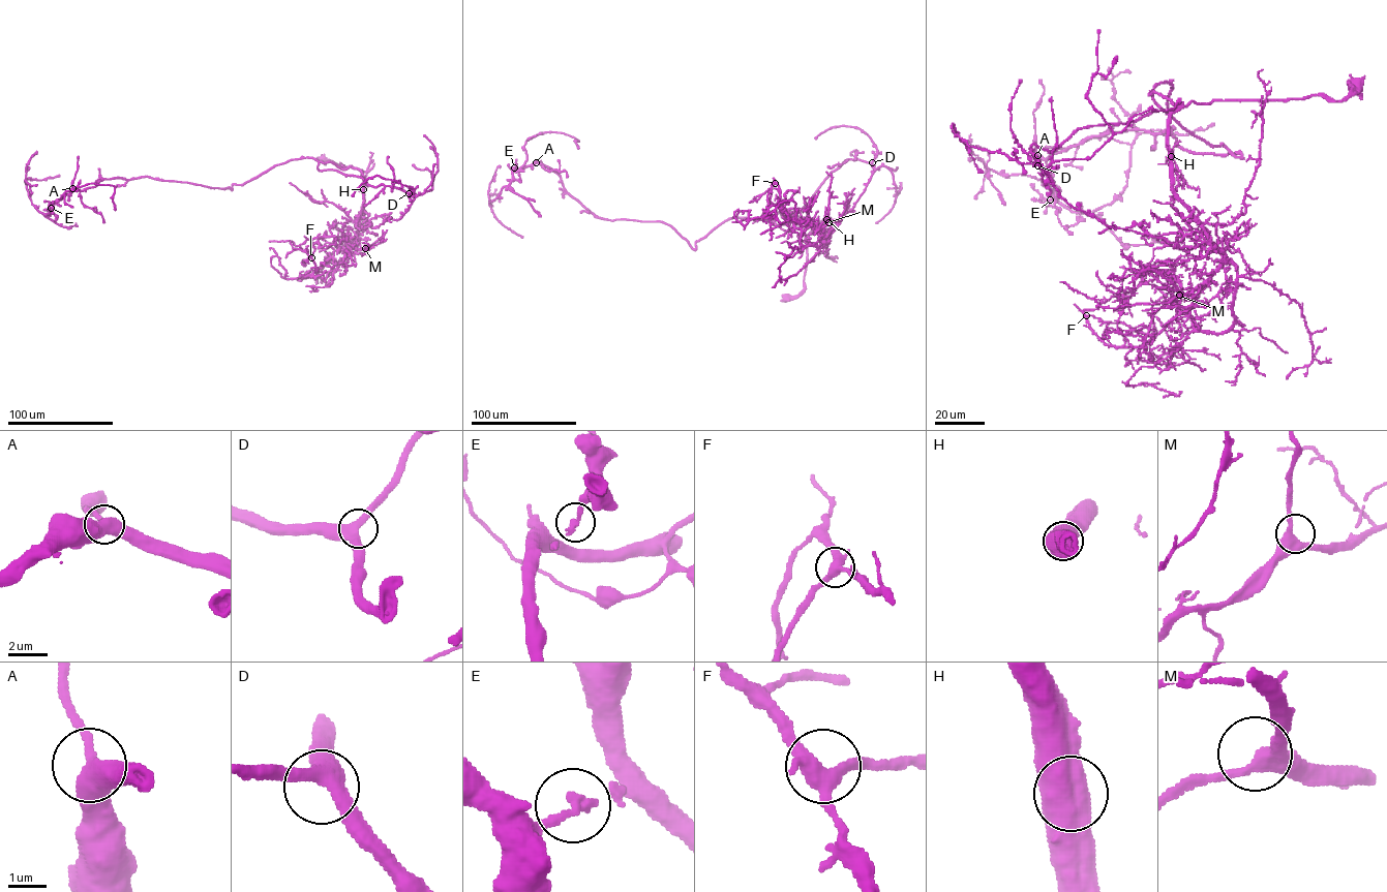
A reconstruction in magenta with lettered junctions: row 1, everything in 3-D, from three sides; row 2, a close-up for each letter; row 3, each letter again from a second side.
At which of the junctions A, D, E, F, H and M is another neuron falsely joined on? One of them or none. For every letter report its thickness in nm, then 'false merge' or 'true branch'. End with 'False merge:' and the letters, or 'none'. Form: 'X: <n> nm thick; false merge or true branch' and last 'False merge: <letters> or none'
A: 400 nm thick; true branch
D: 420 nm thick; true branch
E: 220 nm thick; true branch
F: 400 nm thick; true branch
H: 750 nm thick; true branch
M: 360 nm thick; true branch
False merge: none

